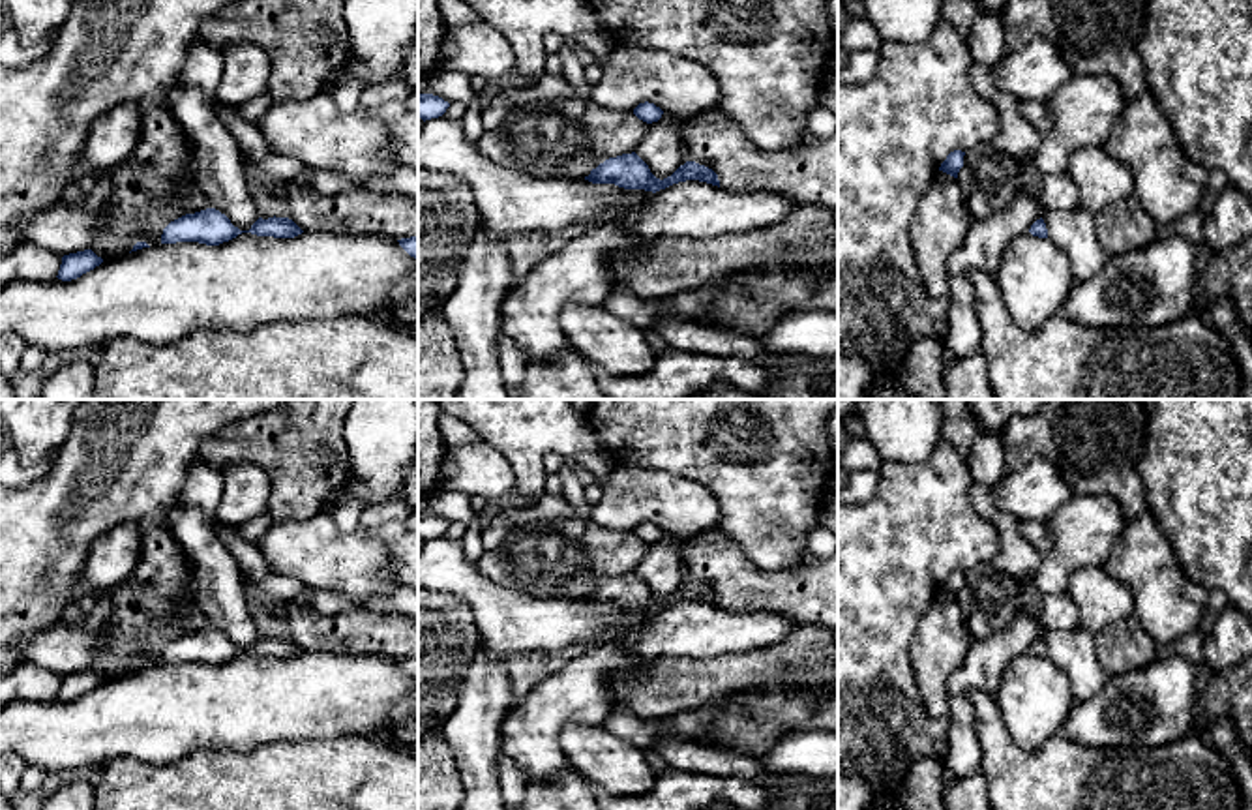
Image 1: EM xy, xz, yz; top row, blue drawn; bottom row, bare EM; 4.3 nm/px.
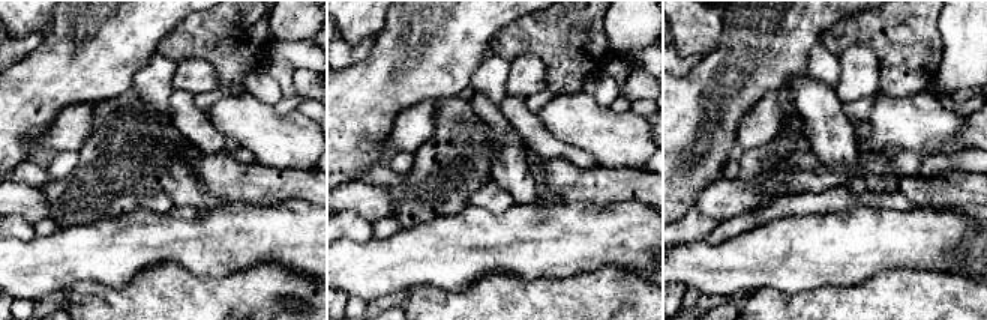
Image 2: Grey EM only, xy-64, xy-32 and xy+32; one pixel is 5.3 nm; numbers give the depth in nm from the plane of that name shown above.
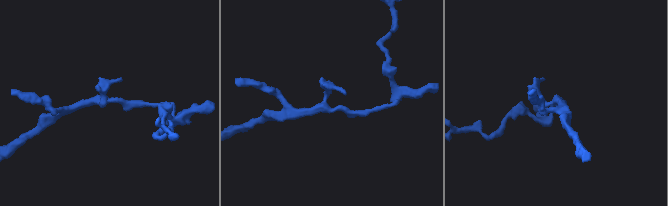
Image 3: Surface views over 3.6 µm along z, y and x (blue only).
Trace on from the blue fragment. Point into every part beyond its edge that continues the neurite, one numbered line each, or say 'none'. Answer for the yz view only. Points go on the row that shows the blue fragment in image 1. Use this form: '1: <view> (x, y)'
none

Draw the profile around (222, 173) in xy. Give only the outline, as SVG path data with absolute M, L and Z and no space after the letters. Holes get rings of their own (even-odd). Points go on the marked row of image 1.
M176 82L163 98L191 144L191 171L210 208L225 214L234 227L249 231L259 219L249 191L253 171L240 144L217 112L217 103L191 86Z

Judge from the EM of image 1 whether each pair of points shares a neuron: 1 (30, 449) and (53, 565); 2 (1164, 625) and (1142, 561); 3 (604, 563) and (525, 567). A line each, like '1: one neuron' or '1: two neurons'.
1: two neurons
2: one neuron
3: one neuron

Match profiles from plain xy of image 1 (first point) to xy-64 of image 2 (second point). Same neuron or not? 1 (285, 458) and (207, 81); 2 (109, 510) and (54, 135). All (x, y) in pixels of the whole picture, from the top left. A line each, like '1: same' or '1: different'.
1: different
2: different

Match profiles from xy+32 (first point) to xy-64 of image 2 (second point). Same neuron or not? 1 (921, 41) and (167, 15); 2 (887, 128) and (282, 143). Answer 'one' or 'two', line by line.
1: two
2: one

